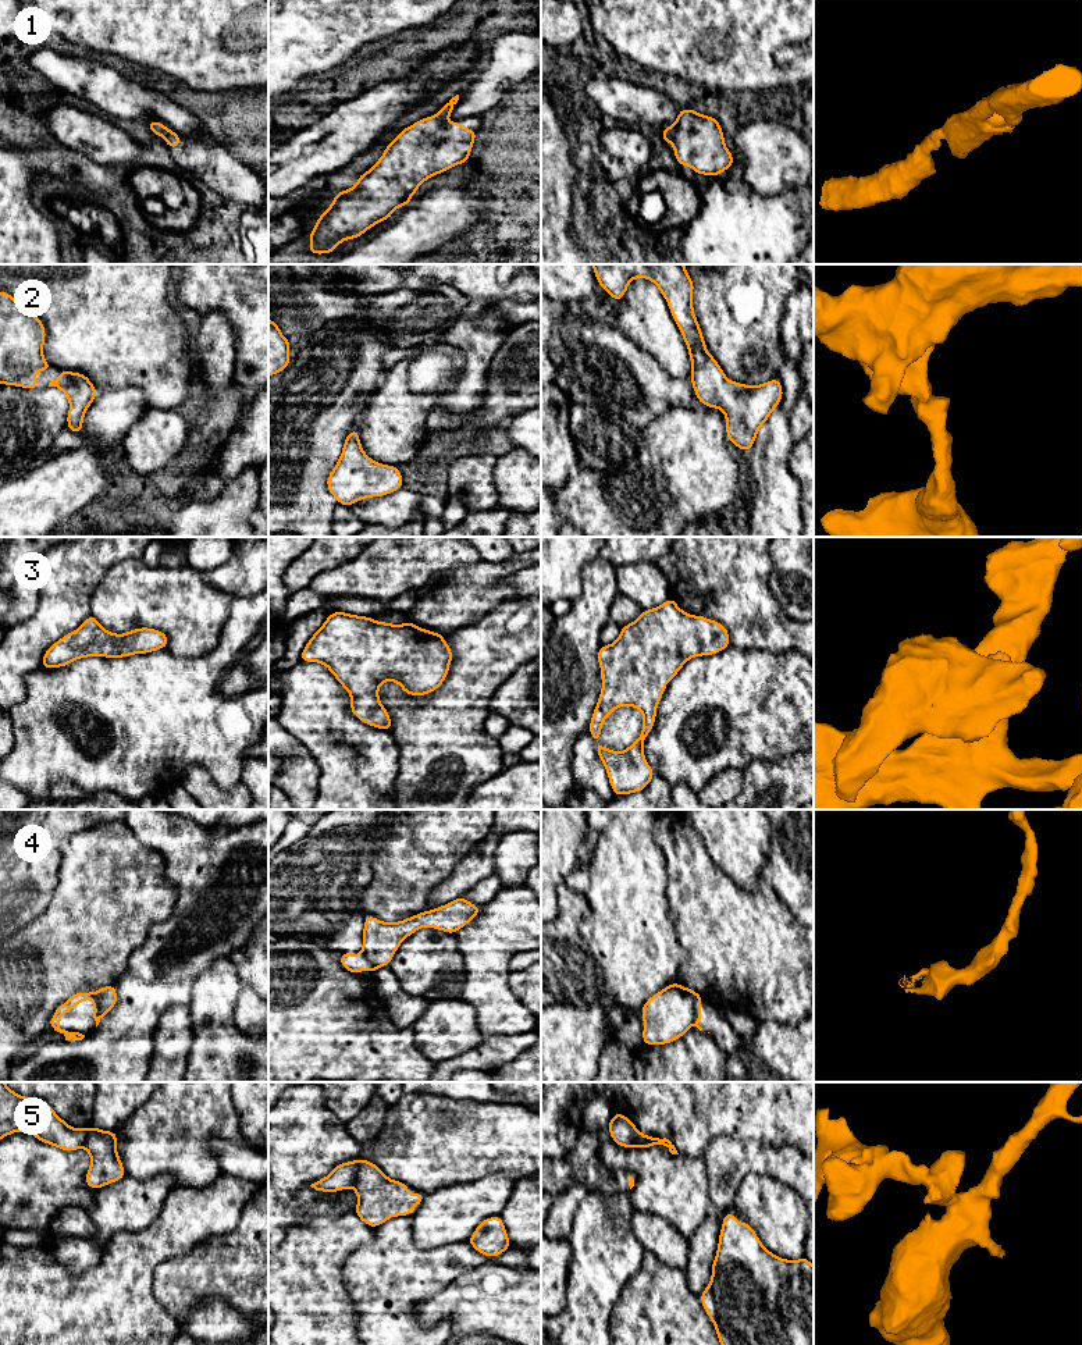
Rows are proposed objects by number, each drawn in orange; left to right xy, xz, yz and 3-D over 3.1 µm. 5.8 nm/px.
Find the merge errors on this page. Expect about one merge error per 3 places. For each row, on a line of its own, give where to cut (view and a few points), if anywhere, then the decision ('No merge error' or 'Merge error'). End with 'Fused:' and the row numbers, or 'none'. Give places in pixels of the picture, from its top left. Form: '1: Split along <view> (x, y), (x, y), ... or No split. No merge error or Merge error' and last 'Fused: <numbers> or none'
1: No split. No merge error
2: No split. No merge error
3: No split. No merge error
4: Split along yz (698, 995), (694, 999), (694, 1018), (691, 1024). Merge error
5: Split along xz (359, 1160), (353, 1187). Merge error
Fused: 4, 5

